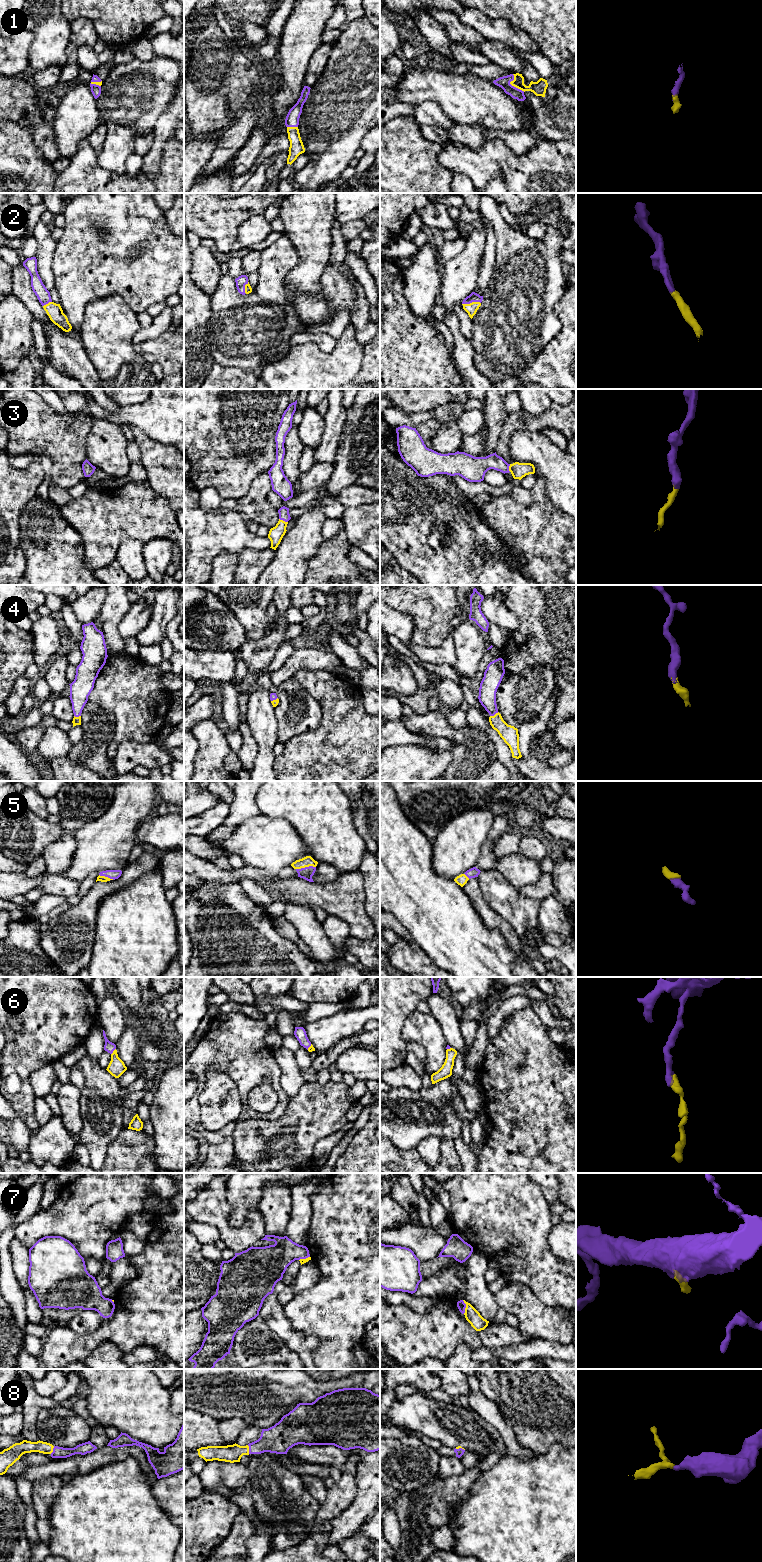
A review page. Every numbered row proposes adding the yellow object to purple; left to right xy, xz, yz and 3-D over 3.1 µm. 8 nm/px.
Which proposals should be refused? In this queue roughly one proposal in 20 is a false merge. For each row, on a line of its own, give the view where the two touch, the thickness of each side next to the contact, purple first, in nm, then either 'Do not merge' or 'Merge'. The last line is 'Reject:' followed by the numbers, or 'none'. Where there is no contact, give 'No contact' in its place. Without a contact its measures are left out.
1: Touches purple in yz. Thickness 100 nm (purple) against 110 nm. Merge
2: Touches purple in yz. Thickness 80 nm (purple) against 90 nm. Merge
3: Touches purple in xz. Thickness 90 nm (purple) against 120 nm. Merge
4: Touches purple in yz. Thickness 140 nm (purple) against 140 nm. Merge
5: Touches purple in xz. Thickness 100 nm (purple) against 90 nm. Merge
6: Touches purple in xy. Thickness 80 nm (purple) against 140 nm. Merge
7: Touches purple in yz. Thickness 70 nm (purple) against 110 nm. Merge
8: Touches purple in xz. Thickness 220 nm (purple) against 140 nm. Merge
Reject: none

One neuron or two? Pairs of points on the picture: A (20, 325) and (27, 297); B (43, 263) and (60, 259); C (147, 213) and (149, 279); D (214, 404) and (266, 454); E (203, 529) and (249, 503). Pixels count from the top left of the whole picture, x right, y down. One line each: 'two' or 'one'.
A: two
B: two
C: one
D: one
E: two

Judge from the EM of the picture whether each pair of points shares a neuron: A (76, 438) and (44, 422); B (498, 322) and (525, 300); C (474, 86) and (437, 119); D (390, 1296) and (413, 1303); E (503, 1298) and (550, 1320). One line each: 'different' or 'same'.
A: same
B: same
C: different
D: same
E: same

